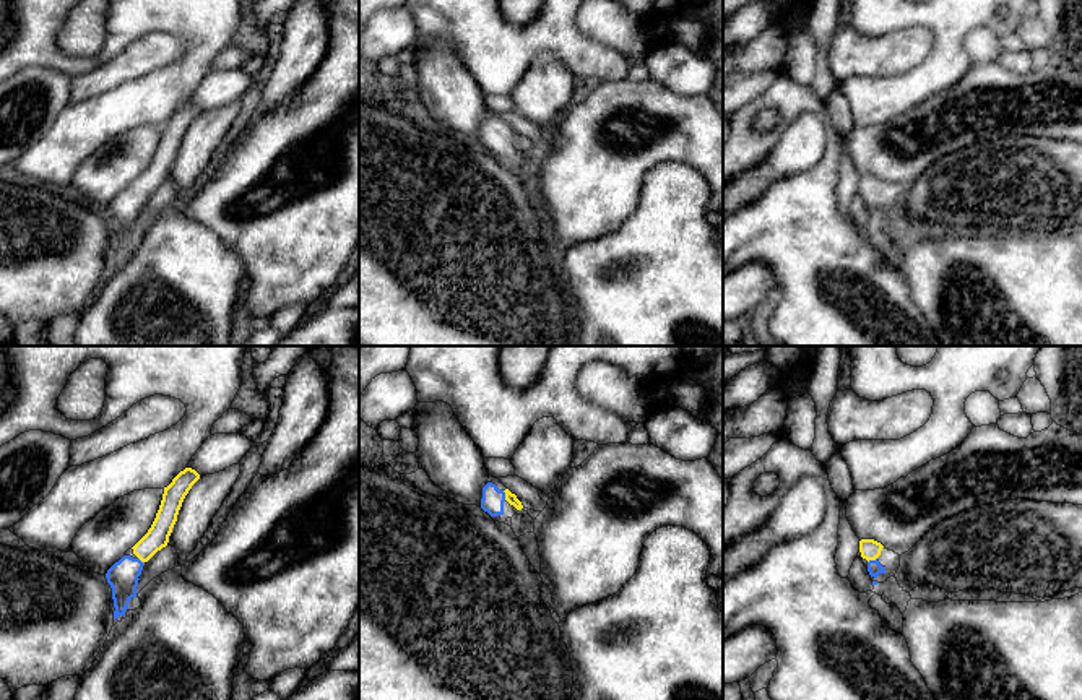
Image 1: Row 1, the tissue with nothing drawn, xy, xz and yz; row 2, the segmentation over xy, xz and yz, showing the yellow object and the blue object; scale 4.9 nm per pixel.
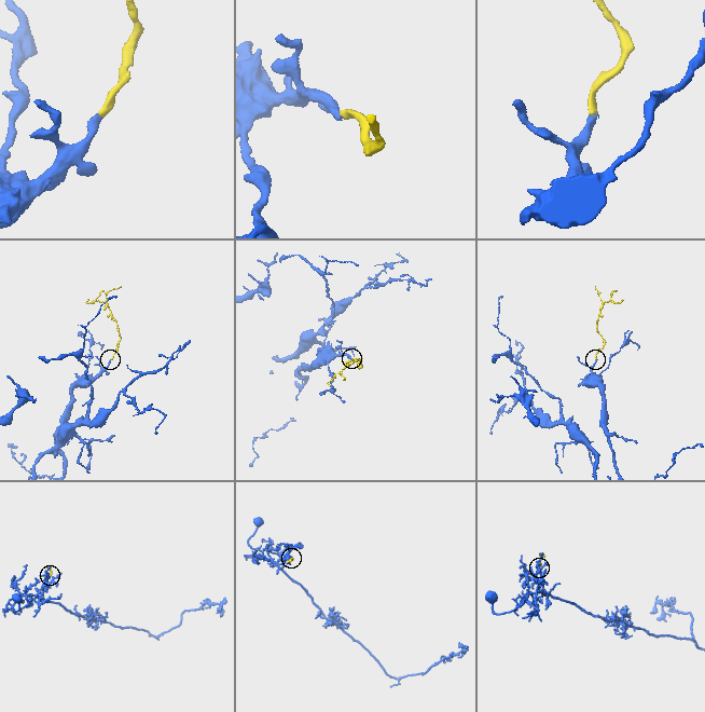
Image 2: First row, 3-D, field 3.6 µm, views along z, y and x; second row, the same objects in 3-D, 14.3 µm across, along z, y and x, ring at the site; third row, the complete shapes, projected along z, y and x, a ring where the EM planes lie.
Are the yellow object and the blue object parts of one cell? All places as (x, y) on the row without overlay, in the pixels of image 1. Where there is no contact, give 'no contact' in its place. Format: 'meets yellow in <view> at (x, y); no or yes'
meets yellow in xz at (506, 132); yes

